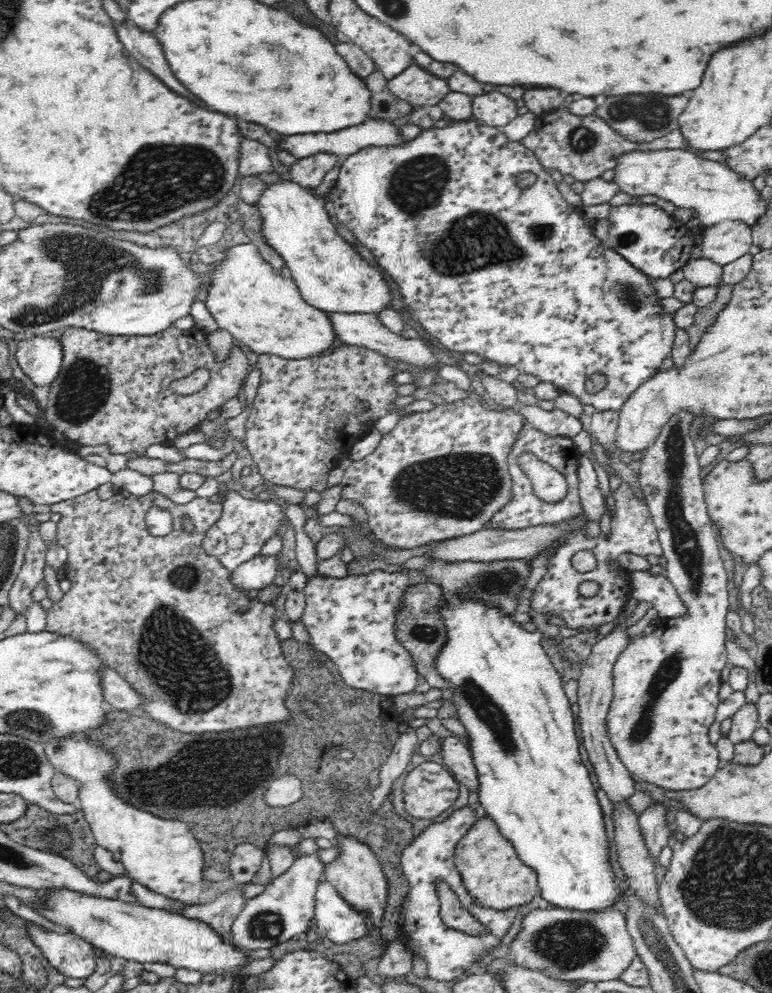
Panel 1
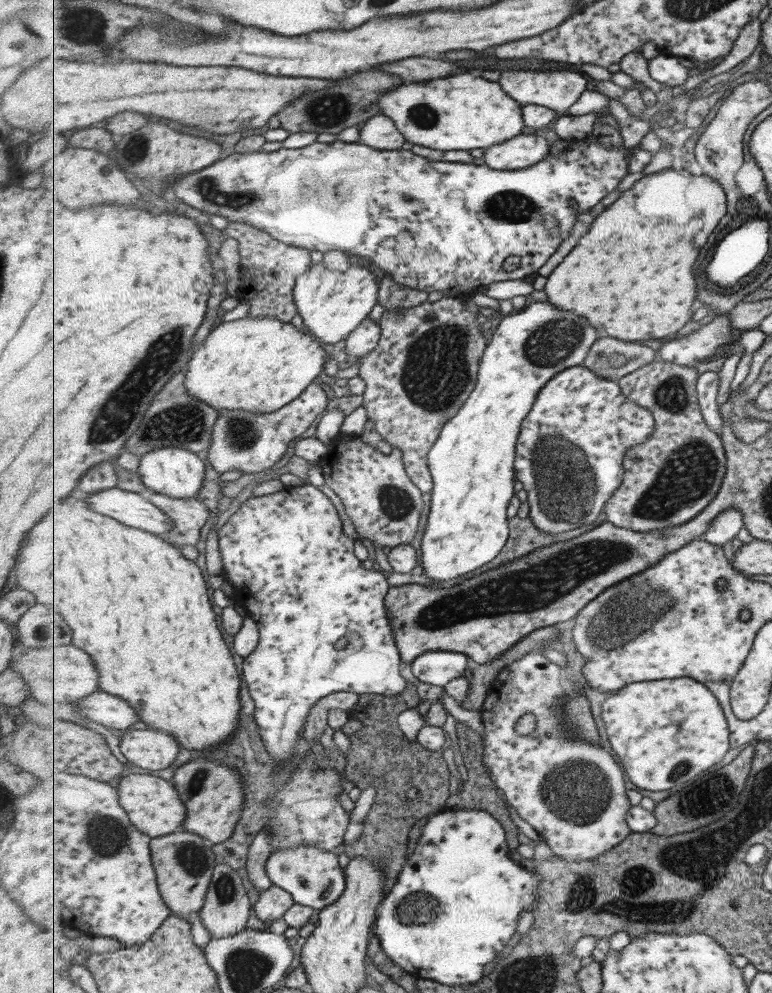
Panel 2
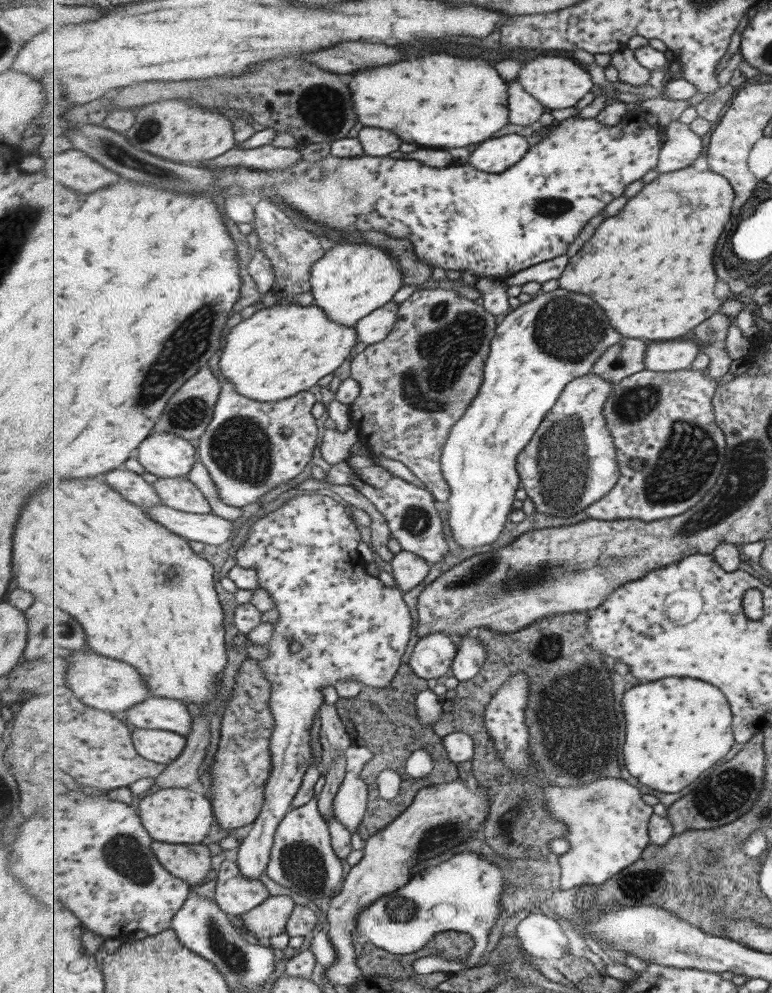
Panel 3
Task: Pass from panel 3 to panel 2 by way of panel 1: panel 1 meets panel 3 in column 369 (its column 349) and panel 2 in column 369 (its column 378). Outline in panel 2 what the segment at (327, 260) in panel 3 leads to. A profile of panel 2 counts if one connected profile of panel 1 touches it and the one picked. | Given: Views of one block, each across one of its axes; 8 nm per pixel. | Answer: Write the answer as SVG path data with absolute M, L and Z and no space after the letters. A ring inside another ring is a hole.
M323 261L313 264L312 267L302 275L298 276L295 286L295 305L299 309L304 325L324 344L337 344L346 340L359 326L369 317L369 312L380 303L380 283L377 284L377 276L369 268L353 266L345 272L327 268Z

